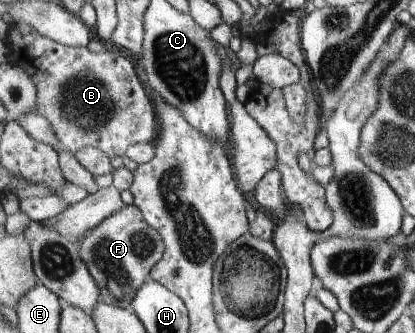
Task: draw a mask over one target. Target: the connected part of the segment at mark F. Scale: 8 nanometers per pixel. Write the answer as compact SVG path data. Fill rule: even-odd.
M136 205L126 206L92 229L80 242L80 253L88 271L100 287L100 299L133 312L136 293L150 279L152 269L163 259L163 236L148 225Z

